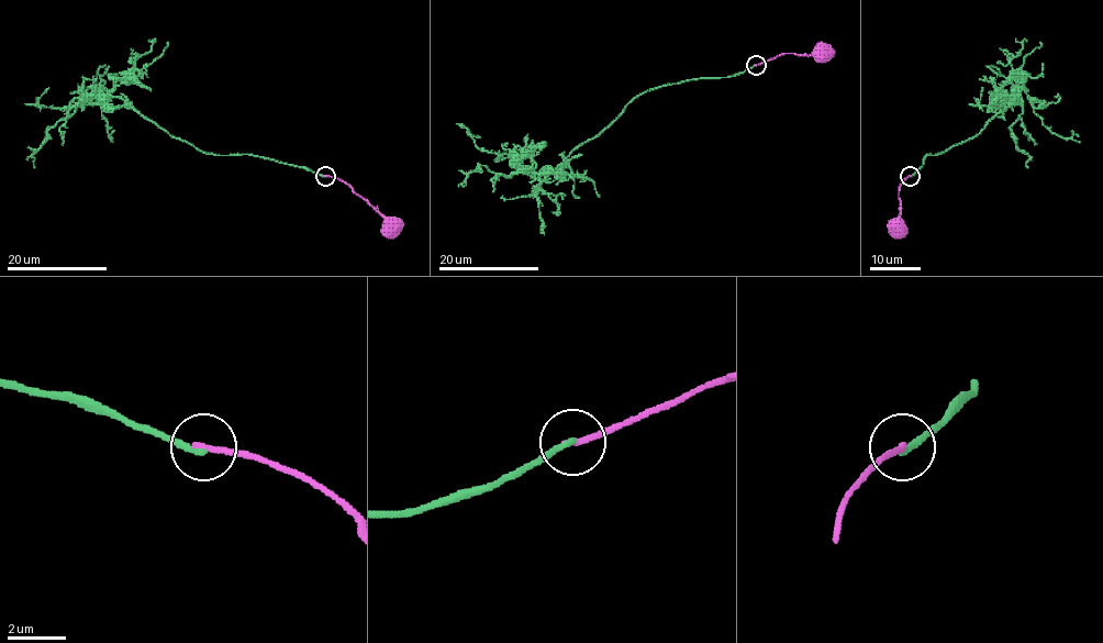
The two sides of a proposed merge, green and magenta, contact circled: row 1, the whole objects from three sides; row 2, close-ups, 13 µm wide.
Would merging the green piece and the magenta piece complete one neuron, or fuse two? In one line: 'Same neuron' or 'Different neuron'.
Different neuron

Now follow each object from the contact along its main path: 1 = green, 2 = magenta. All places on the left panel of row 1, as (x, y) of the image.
1: (324, 175), (248, 154), (200, 152), (104, 89), (97, 89), (48, 130), (31, 156), (35, 167)
2: (325, 175), (342, 180), (365, 198), (393, 230)

